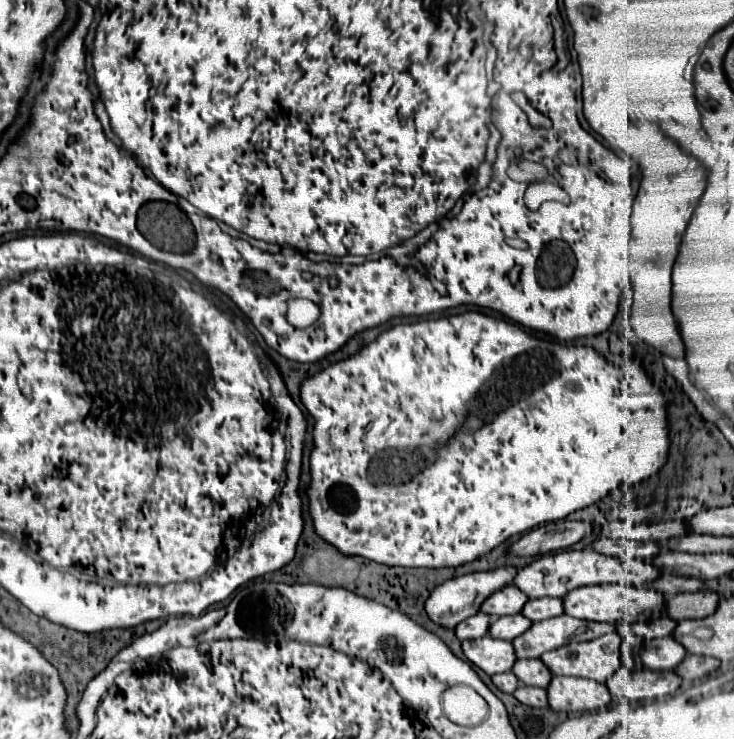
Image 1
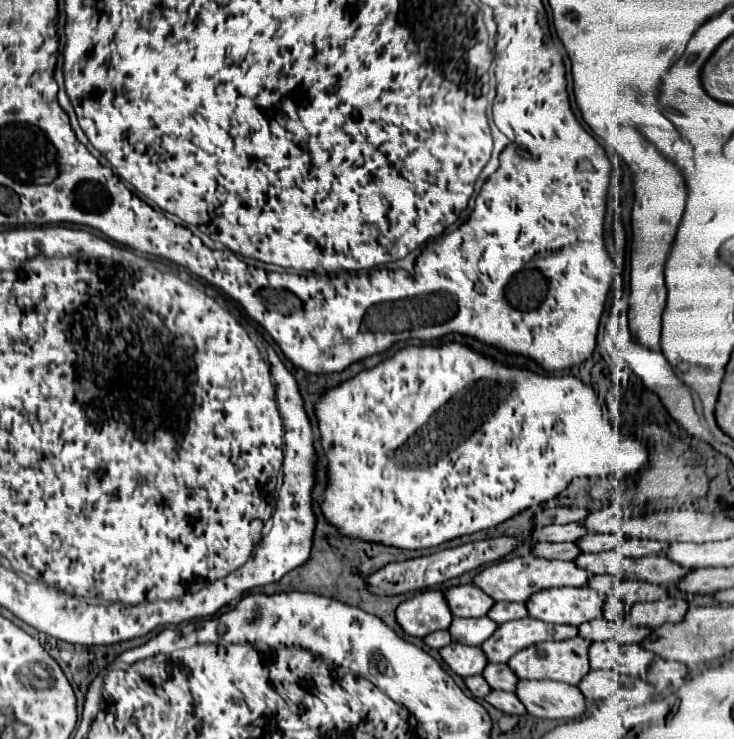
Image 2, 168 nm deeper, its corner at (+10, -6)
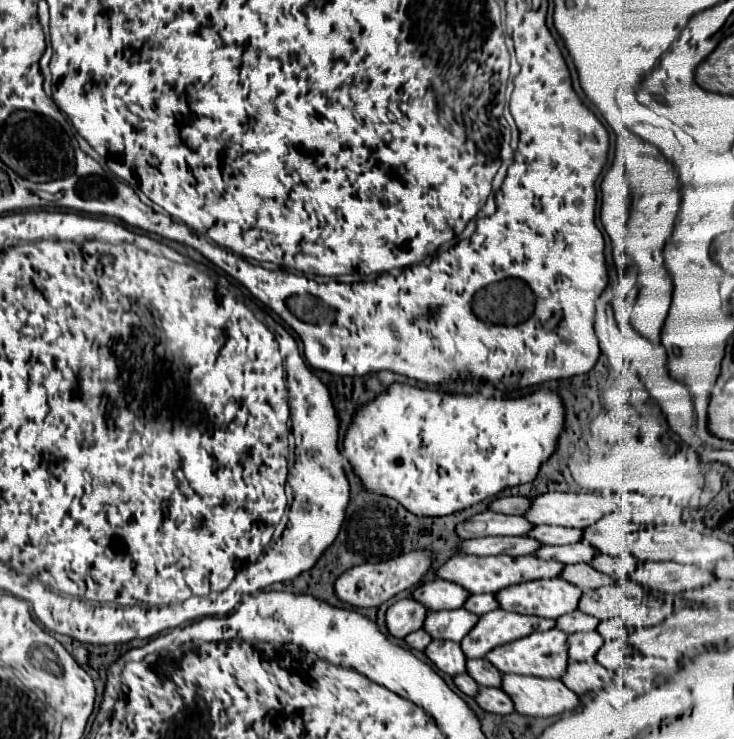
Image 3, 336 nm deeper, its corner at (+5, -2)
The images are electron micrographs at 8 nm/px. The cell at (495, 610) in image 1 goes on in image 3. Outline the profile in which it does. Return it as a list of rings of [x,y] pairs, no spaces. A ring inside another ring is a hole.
[[[436,579],[420,585],[412,597],[422,605],[426,605],[430,611],[462,609],[470,597],[470,591],[466,591],[464,587],[456,587],[456,583]]]

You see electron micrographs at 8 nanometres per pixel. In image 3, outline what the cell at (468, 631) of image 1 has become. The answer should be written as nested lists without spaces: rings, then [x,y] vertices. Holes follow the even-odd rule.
[[[414,631],[412,635],[406,637],[406,643],[410,645],[410,649],[418,649],[418,651],[424,651],[426,649],[426,643],[430,643],[430,635],[426,635],[426,631]]]

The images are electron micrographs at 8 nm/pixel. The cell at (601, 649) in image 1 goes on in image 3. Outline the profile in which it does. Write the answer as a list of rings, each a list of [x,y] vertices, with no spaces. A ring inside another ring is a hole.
[[[550,629],[544,633],[532,633],[528,637],[522,637],[514,643],[506,643],[502,647],[496,647],[486,655],[486,659],[496,665],[502,673],[520,673],[520,675],[536,675],[536,677],[552,677],[562,679],[566,673],[566,667],[570,663],[568,655],[568,633],[560,629]]]

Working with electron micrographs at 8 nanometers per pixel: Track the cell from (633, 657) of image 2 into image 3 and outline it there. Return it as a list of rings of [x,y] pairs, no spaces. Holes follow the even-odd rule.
[[[588,631],[588,633],[574,633],[570,635],[572,645],[568,649],[572,661],[590,661],[594,659],[594,651],[598,651],[598,647],[602,647],[604,639],[600,633],[596,631]]]

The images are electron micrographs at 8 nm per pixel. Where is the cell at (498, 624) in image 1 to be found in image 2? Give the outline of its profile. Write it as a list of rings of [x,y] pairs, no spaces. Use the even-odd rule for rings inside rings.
[[[453,617],[447,631],[451,633],[451,639],[457,643],[481,645],[485,639],[489,639],[489,635],[493,635],[495,629],[497,629],[497,623],[491,621],[489,617],[477,617],[477,619]]]

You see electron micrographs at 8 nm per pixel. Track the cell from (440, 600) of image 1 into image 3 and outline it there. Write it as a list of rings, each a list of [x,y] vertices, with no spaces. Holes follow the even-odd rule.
[[[402,599],[386,611],[386,623],[394,637],[406,637],[418,631],[422,623],[426,623],[428,613],[430,609],[422,607],[422,603],[418,603],[416,599]]]

